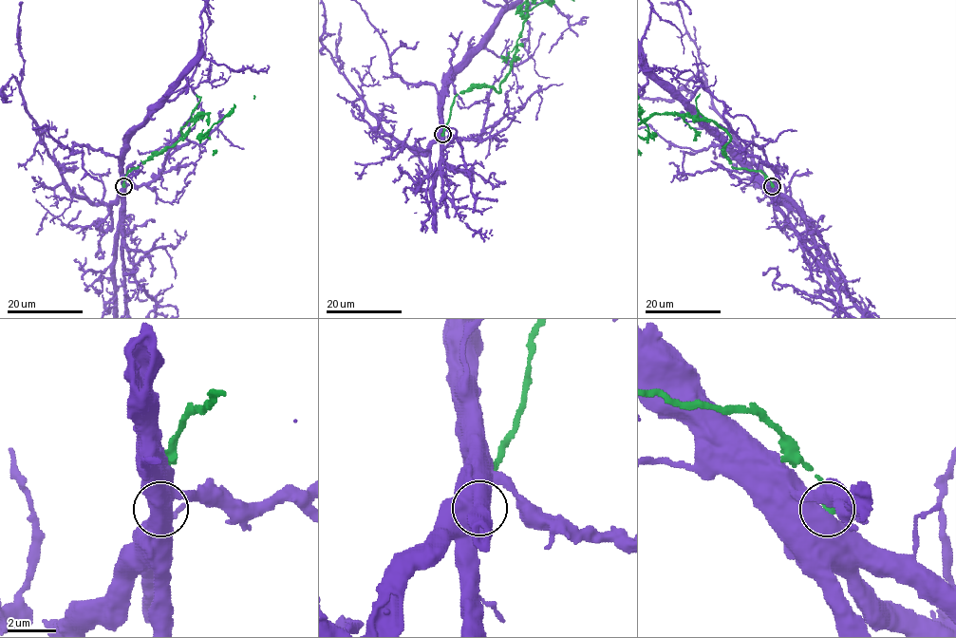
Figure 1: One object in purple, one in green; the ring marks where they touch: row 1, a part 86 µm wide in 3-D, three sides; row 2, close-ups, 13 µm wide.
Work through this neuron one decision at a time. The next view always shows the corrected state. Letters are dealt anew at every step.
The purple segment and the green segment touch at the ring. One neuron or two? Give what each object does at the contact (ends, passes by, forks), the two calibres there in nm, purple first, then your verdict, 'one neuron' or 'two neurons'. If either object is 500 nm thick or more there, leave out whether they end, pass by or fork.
800 nm thick on the purple side, 550 nm on the other; two neurons

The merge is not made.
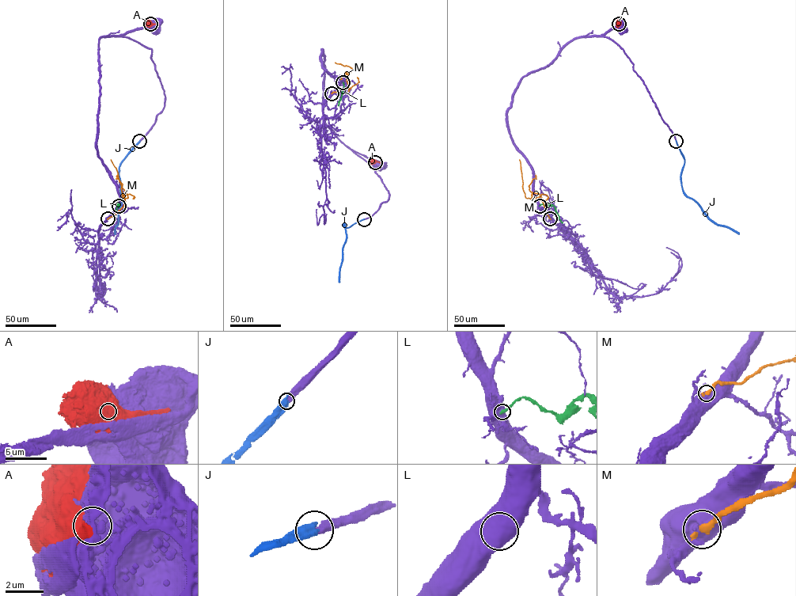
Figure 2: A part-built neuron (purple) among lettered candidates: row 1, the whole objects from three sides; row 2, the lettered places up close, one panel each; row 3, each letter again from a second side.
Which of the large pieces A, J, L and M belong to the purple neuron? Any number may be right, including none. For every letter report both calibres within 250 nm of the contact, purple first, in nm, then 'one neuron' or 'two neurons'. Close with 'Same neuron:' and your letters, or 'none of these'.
A: 1100 nm thick on the purple side, 1200 nm on the other; two neurons
J: 320 nm thick on the purple side, 550 nm on the other; one neuron
L: 850 nm thick on the purple side, 240 nm on the other; two neurons
M: 550 nm thick on the purple side, 380 nm on the other; two neurons
Same neuron: J

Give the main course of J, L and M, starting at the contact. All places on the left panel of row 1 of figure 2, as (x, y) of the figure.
J: (139, 141), (119, 166), (122, 203), (114, 234)
L: (119, 206), (113, 223)
M: (108, 218), (123, 206), (125, 201), (122, 192), (124, 199), (128, 197), (111, 159)

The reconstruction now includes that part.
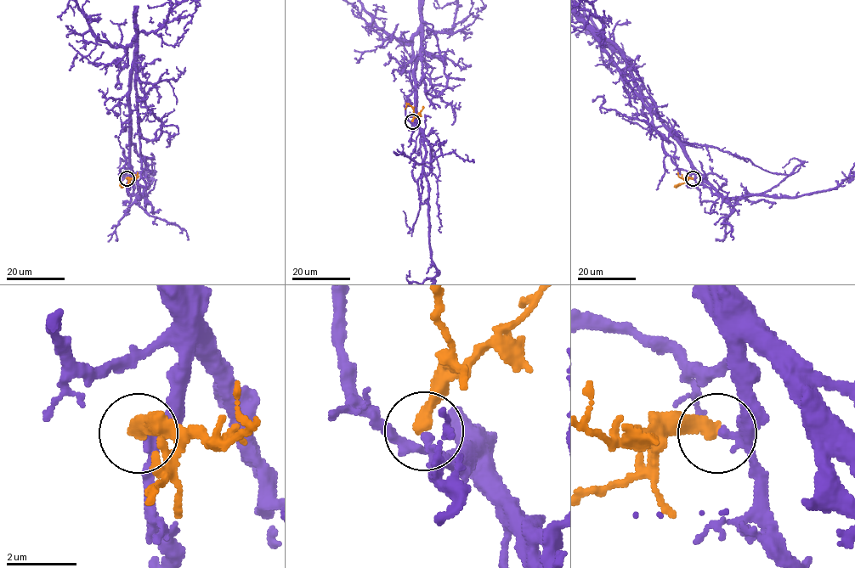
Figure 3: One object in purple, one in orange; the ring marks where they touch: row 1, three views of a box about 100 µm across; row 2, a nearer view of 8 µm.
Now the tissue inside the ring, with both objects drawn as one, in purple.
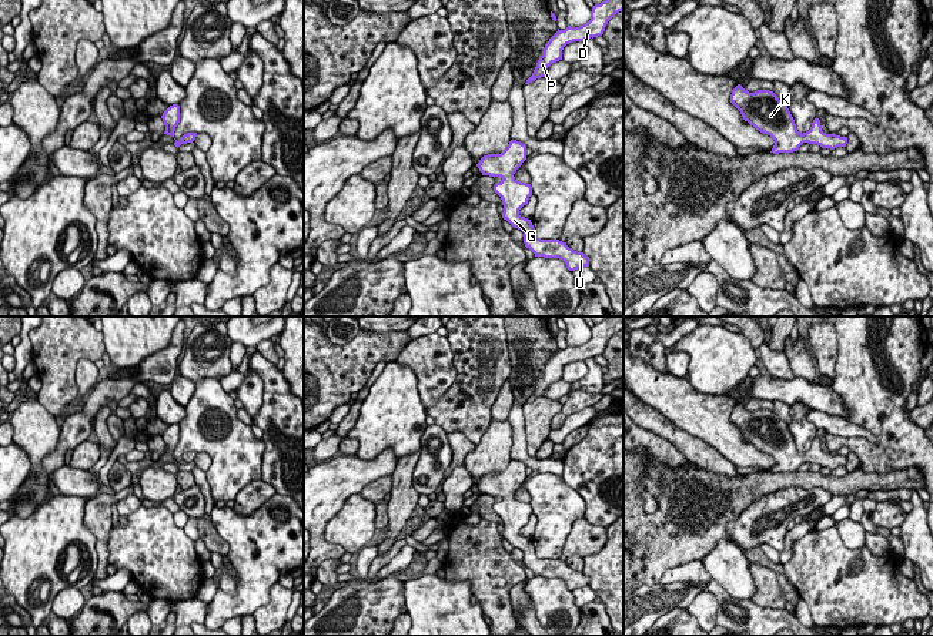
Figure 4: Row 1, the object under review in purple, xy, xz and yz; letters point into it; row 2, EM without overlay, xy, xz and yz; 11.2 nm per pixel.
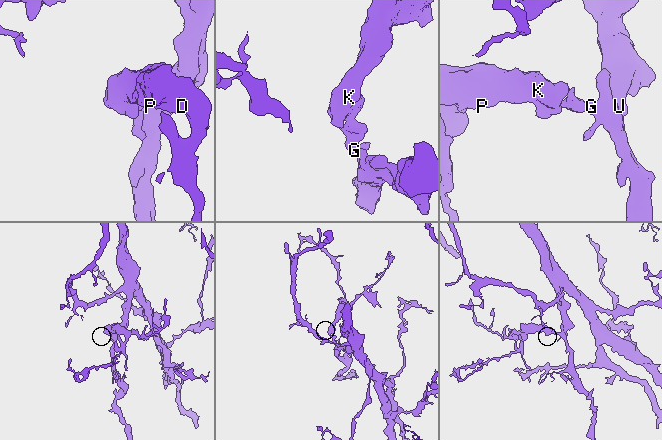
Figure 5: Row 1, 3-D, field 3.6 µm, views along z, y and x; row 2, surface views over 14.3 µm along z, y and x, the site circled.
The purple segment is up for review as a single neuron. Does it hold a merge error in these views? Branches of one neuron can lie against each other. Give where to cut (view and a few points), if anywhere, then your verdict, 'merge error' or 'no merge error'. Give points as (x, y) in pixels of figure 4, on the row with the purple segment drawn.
no cut; no merge error

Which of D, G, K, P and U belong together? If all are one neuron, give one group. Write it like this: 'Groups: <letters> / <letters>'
Groups: D G K P U

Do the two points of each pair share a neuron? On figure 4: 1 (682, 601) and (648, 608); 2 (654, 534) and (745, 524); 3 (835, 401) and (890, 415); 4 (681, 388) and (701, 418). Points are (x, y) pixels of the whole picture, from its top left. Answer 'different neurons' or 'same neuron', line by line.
1: same neuron
2: different neurons
3: different neurons
4: same neuron

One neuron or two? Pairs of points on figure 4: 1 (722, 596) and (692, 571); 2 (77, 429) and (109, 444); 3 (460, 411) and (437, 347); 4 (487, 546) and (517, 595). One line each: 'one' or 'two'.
1: one
2: two
3: two
4: two

